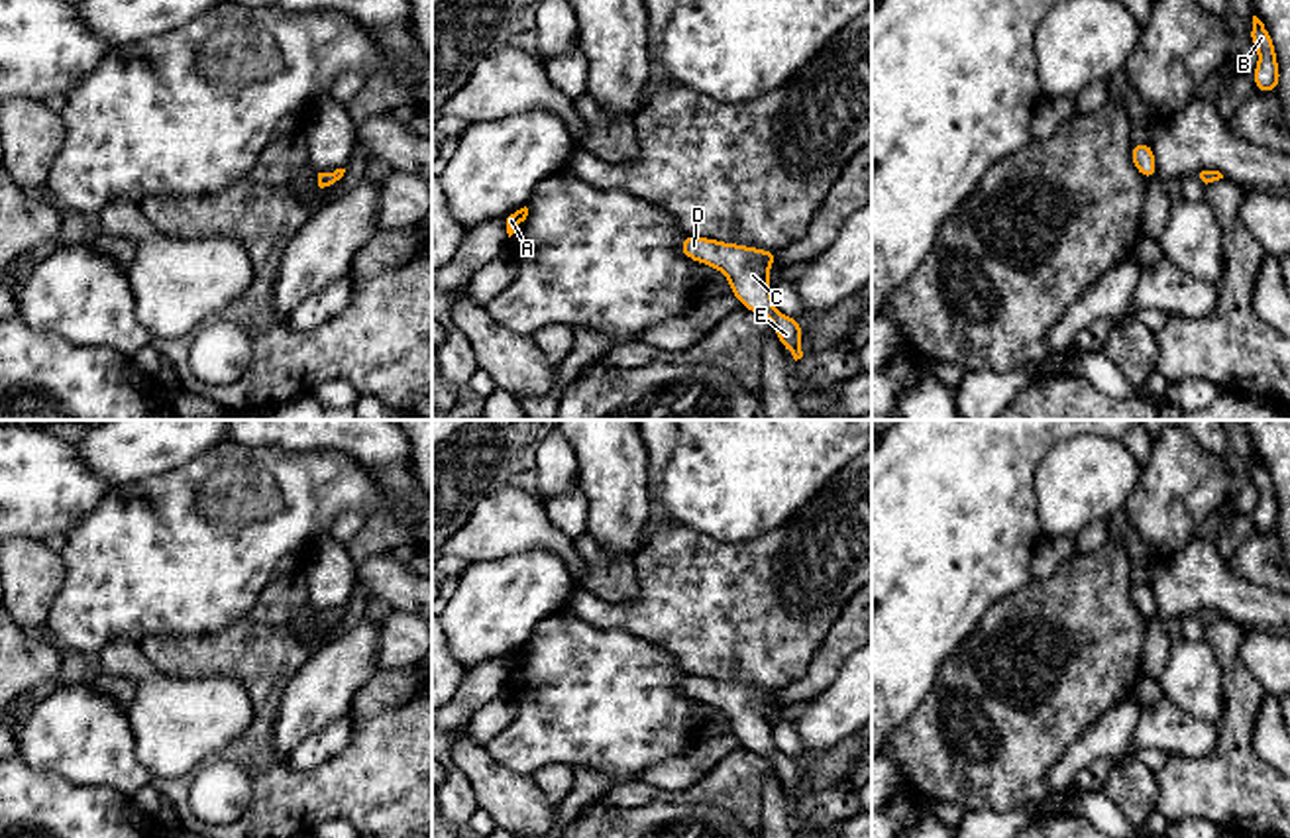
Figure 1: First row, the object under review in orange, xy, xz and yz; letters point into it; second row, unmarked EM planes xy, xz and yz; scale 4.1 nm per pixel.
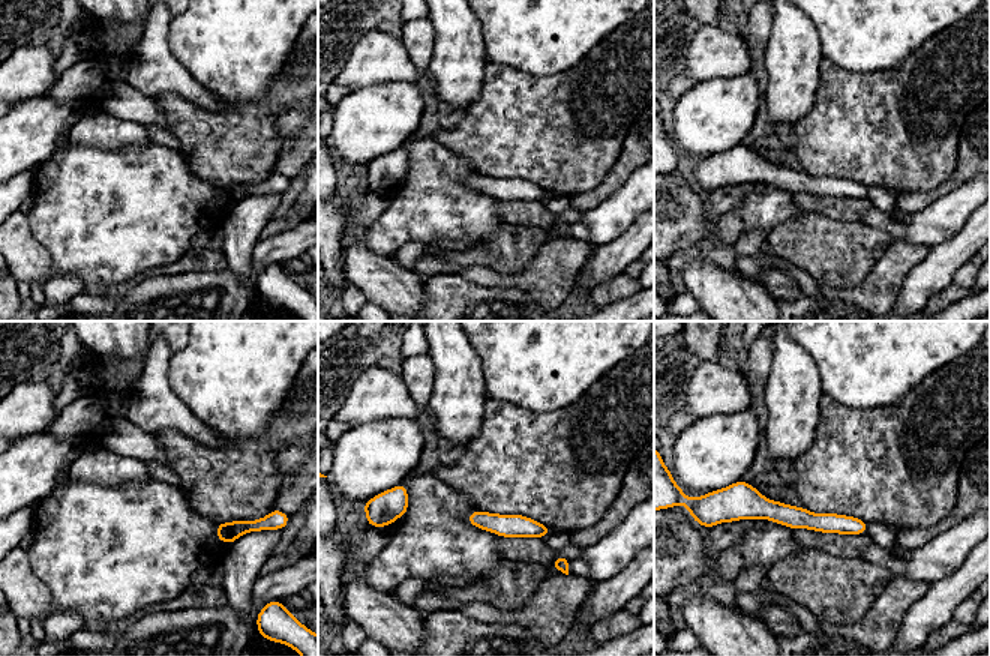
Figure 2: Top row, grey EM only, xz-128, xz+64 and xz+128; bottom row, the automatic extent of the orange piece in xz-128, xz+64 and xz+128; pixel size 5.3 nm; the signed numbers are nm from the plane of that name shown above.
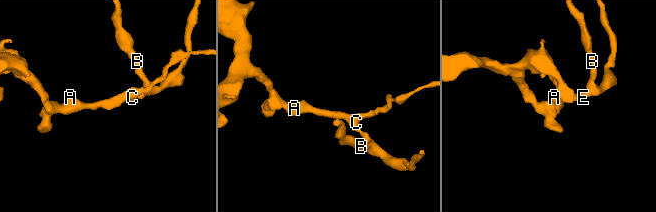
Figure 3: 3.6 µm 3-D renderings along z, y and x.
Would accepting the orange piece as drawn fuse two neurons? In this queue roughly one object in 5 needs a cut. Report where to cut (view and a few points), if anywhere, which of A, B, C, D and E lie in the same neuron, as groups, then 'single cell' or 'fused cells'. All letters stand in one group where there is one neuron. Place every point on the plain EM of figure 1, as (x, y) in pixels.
cut none; groups A B C D E; single cell

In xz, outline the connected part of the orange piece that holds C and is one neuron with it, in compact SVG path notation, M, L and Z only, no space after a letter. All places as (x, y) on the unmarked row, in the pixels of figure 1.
M685 675L679 693L695 703L719 708L728 718L730 734L740 740L742 748L768 756L781 785L795 801L803 797L803 767L797 758L778 752L772 740L768 710L772 708L778 691L723 683L701 675Z

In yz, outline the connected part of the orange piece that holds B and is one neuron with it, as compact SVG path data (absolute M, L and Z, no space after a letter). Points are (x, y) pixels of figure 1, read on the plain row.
M1253 455L1253 467L1249 471L1253 485L1259 493L1259 504L1253 512L1257 532L1272 532L1280 522L1280 508L1276 502L1276 489L1264 463Z

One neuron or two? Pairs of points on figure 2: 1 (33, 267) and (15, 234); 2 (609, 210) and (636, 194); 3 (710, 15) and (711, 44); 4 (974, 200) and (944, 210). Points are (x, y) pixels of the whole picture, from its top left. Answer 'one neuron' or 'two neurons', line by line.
1: one neuron
2: one neuron
3: two neurons
4: one neuron

